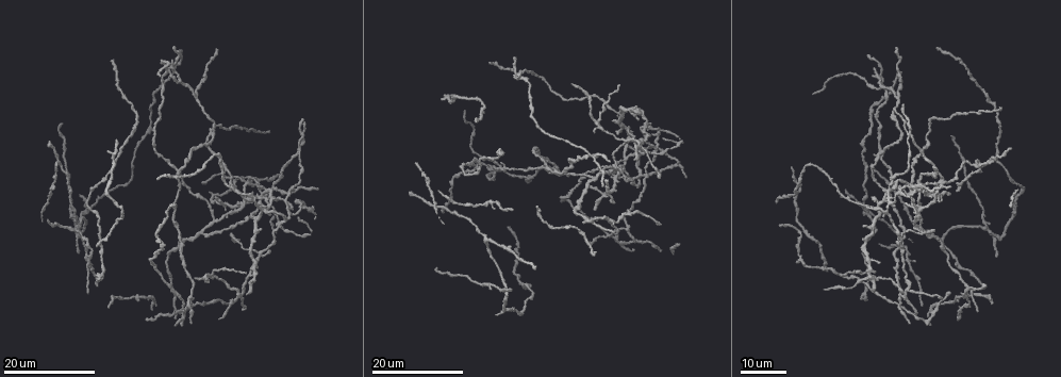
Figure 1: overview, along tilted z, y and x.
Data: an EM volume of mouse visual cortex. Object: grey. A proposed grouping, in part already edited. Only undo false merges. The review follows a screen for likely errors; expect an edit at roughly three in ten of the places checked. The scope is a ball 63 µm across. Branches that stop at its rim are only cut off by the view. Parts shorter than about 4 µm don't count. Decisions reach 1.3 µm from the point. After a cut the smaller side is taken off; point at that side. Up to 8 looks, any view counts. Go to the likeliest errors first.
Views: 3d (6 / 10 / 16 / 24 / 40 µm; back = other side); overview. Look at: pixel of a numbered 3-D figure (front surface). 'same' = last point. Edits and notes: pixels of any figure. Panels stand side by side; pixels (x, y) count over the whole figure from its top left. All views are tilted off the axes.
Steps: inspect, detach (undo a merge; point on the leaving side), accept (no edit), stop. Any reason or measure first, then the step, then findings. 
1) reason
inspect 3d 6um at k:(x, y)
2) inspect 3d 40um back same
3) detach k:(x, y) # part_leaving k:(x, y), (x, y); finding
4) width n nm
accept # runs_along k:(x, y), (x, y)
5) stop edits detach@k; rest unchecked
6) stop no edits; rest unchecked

inspect 3d 16um at 1:(599, 127)

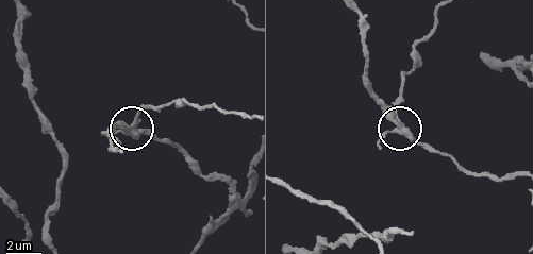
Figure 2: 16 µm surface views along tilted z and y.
zoom in
inspect 3d 10um at 2:(133, 123)

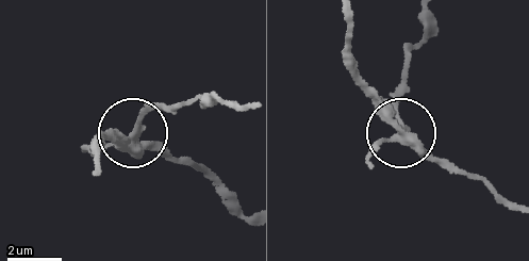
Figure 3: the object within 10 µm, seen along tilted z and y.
arms 4
detach 3:(374, 149) # part_leaving 3:(409, 137), (396, 109), (408, 55), (425, 22); two neurons meet here

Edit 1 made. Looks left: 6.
four-way junction
inspect 3d 16um at 1:(258, 254)

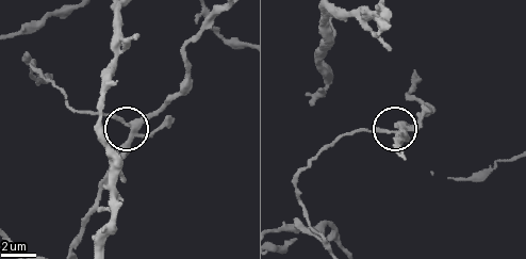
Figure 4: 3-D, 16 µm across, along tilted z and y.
inspect 3d 6um at 4:(131, 125)

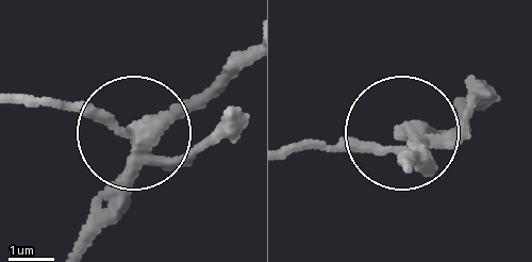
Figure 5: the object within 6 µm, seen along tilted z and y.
detach 5:(86, 109) # part_leaving 5:(136, 150), (115, 127), (18, 99); two neurons meet here

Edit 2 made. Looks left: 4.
looks like a crossing
inspect 3d 16um at 1:(246, 199)

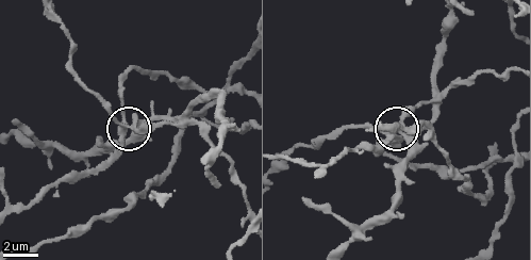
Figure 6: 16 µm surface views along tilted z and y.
zoom in
inspect 3d 6um at 6:(121, 124)

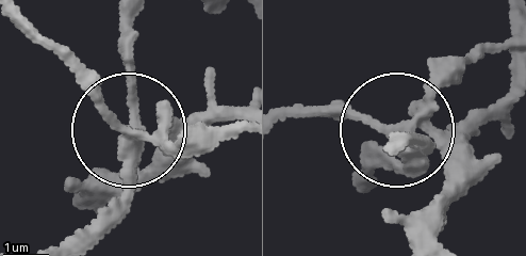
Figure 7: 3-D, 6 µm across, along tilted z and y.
width 260 nm
accept # one neuron here

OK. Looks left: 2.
branch point
inspect 3d 16um at 1:(979, 166)

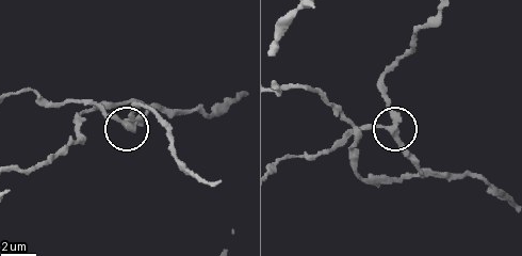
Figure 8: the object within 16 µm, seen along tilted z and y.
inspect 3d 10um at 8:(119, 120)

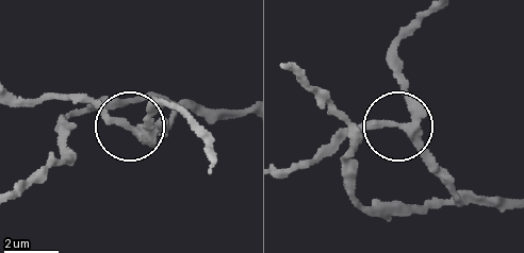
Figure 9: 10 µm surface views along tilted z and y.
width 260 nm
accept # runs_along 9:(429, 14), (393, 49), (411, 116), (338, 131); one neuron here

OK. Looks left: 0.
stop edits detach@3, detach@5; rest unchecked

